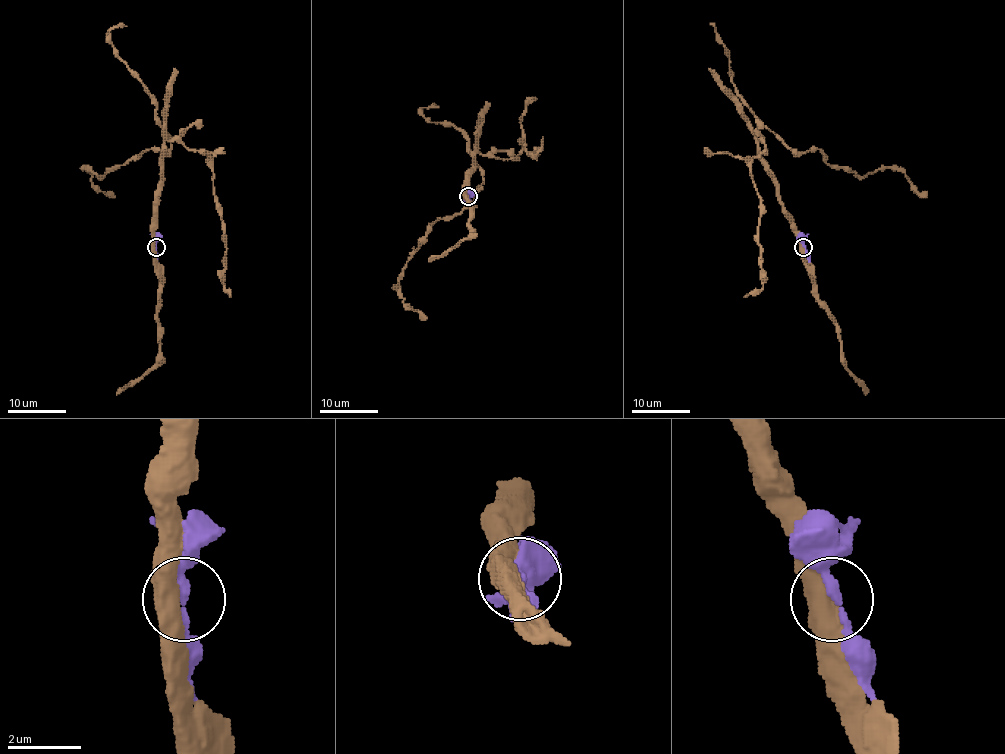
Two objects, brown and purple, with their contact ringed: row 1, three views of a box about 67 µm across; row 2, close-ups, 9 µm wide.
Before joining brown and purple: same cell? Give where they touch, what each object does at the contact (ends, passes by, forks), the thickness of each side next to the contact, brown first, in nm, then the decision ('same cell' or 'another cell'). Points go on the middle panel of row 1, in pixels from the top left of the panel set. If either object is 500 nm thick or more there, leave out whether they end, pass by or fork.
place (468, 196); calibres 550 and 200 nm; same cell

